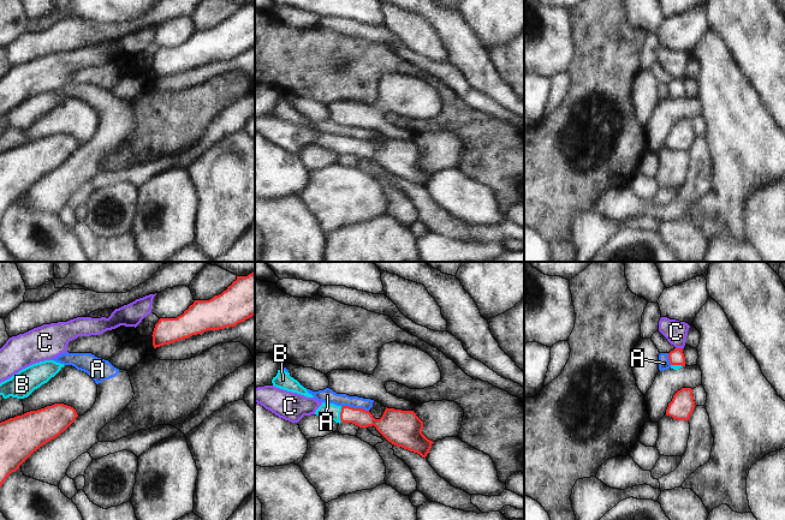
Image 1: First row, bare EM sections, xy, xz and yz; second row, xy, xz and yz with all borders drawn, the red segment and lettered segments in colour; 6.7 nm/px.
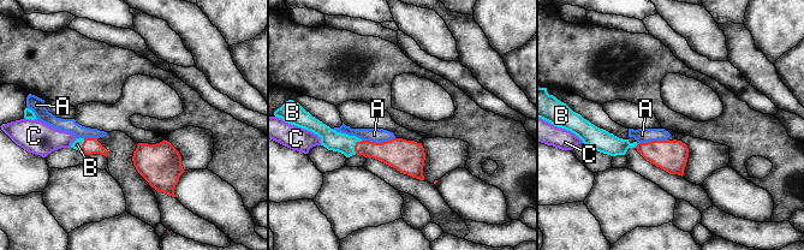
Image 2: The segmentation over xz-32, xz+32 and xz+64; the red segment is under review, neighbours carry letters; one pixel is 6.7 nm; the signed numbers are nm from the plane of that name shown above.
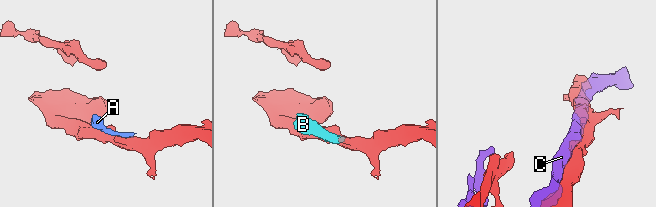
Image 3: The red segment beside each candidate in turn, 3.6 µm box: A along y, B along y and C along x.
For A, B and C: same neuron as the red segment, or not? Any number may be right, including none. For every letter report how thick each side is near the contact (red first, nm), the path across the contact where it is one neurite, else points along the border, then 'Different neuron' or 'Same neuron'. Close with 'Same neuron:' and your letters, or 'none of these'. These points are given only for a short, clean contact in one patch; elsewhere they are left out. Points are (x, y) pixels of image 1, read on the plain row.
A: Thickness 150 nm (red) against 100 nm. Boundary: xz (342, 137), (362, 138), (368, 142). Different neuron
B: Thickness 120 nm (red) against 110 nm. Path across: xz (360, 148), (340, 145), (331, 142). Same neuron
C: Thickness 110 nm (red) against 150 nm. Different neuron
Same neuron: B

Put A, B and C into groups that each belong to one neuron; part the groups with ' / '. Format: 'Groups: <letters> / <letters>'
Groups: A / B / C

